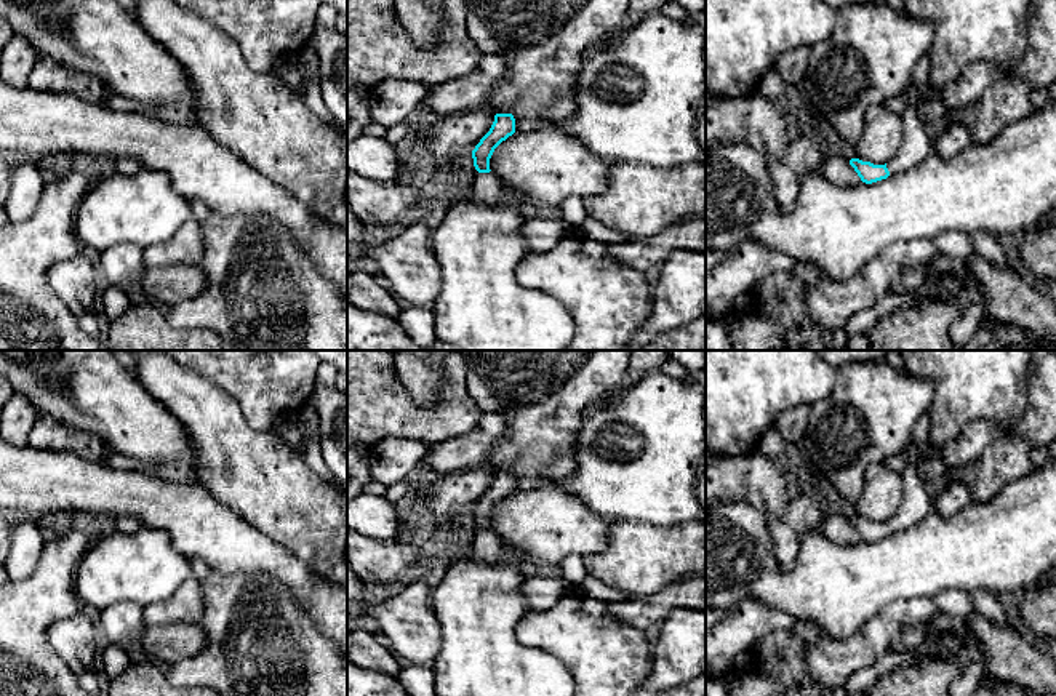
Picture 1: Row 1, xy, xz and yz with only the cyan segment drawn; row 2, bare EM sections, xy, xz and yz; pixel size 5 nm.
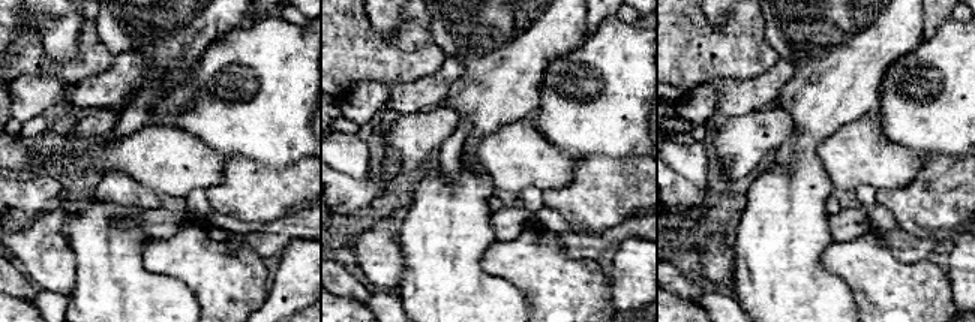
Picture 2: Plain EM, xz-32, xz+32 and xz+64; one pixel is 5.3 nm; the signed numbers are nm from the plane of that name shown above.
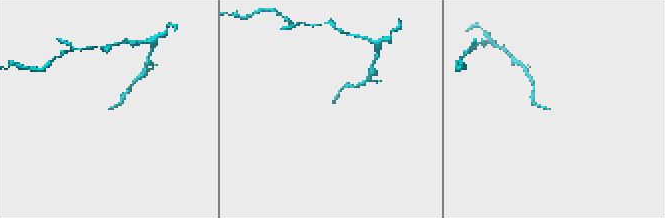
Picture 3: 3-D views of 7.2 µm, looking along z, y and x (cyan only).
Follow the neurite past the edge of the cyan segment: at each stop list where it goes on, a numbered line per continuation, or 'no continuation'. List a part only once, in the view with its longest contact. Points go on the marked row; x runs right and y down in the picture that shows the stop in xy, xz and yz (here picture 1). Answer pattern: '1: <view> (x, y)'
1: xz (487, 188)

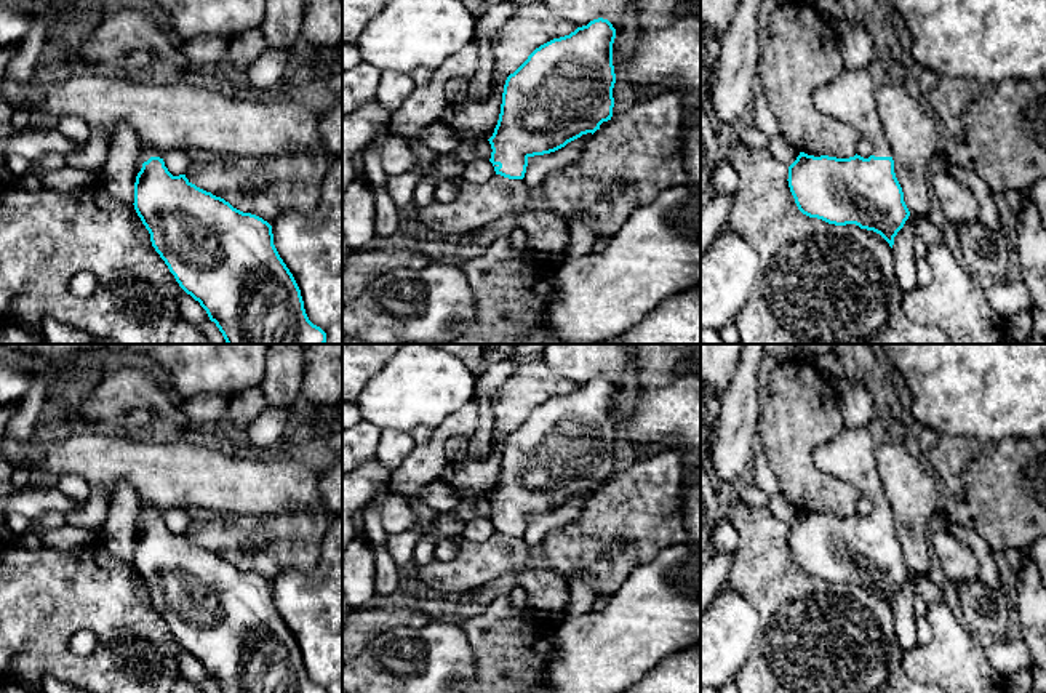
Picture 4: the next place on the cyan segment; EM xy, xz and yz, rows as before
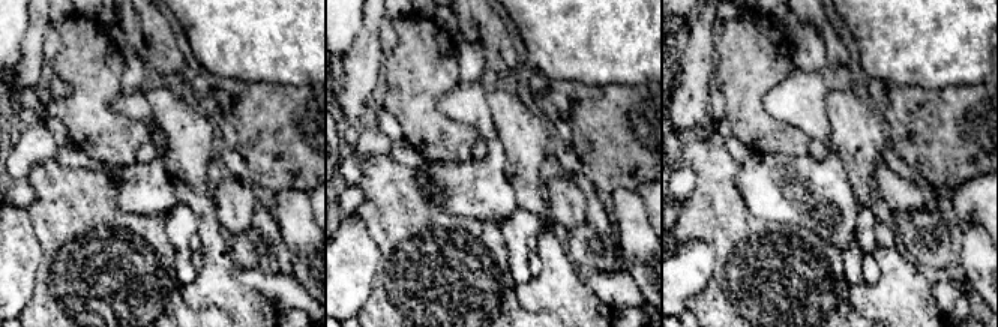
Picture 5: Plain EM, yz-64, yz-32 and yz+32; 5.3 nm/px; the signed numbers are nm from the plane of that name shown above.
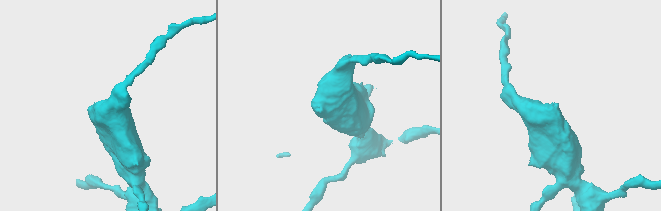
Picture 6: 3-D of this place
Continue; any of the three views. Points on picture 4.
1: yz (850, 98)

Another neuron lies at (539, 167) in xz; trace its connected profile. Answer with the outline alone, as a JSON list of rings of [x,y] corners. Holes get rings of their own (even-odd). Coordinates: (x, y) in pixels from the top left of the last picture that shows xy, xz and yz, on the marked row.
[[[592,133],[582,134],[581,138],[568,142],[565,147],[544,154],[544,155],[534,155],[528,157],[528,166],[523,181],[526,186],[537,192],[542,181],[565,168],[569,166],[573,162],[579,158],[579,155],[584,152],[587,141],[590,139]]]

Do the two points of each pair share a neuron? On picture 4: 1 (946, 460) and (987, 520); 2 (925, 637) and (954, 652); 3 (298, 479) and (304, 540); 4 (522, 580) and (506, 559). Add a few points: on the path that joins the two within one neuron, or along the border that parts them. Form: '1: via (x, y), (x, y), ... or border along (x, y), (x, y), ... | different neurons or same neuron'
1: via (960, 474), (987, 501), (987, 506) | same neuron
2: border along (925, 616), (931, 629), (931, 639), (918, 647) | different neurons
3: border along (323, 506), (264, 514) | different neurons
4: border along (526, 567), (515, 575) | different neurons

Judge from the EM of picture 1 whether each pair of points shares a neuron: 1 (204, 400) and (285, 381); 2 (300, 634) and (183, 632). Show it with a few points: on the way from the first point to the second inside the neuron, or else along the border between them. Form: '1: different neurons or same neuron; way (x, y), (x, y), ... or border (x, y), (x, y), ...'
1: different neurons; border (197, 372), (218, 384), (237, 404), (248, 426)
2: different neurons; border (196, 621), (205, 645), (178, 660)

